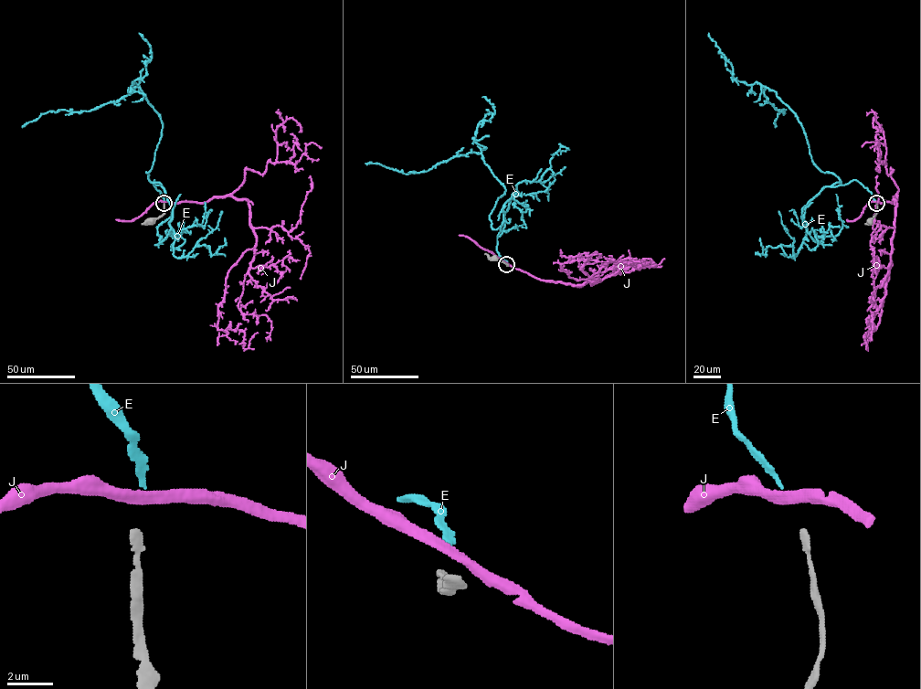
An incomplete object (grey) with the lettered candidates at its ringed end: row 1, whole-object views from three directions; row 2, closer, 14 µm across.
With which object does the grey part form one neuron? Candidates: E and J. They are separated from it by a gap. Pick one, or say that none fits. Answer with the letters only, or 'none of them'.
E

